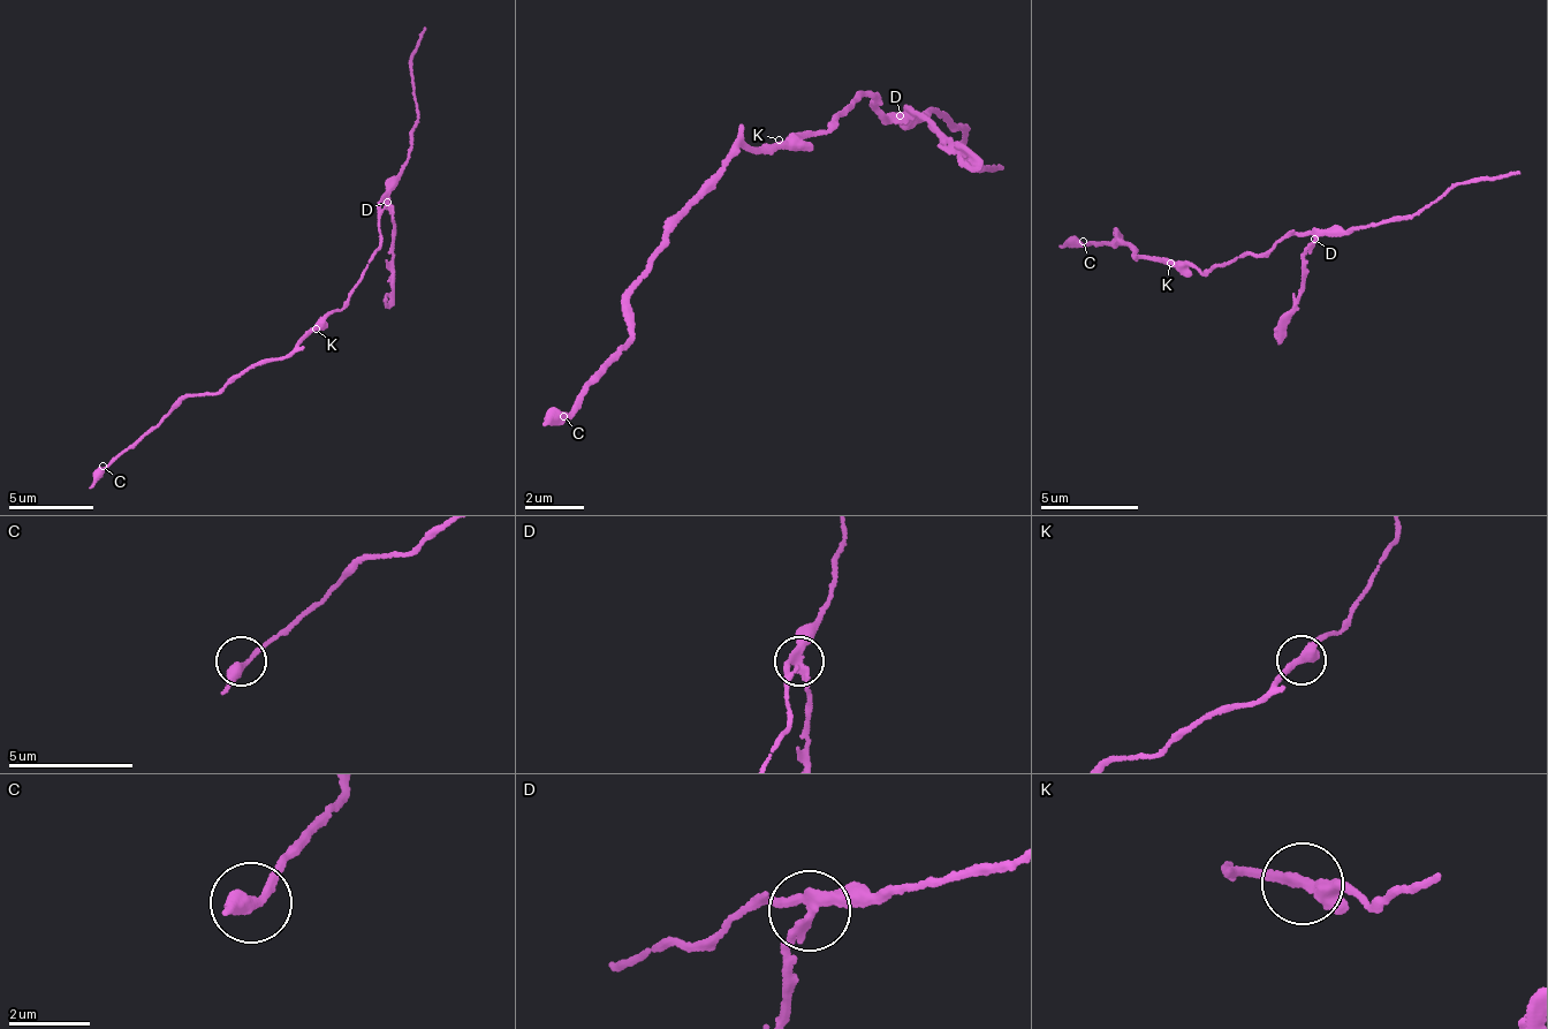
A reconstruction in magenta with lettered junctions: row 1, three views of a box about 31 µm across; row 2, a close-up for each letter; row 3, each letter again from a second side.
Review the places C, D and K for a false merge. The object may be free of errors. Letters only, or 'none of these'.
D

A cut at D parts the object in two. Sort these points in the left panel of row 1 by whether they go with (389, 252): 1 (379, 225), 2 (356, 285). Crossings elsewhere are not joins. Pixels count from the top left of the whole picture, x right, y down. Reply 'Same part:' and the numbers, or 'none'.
Same part: none

